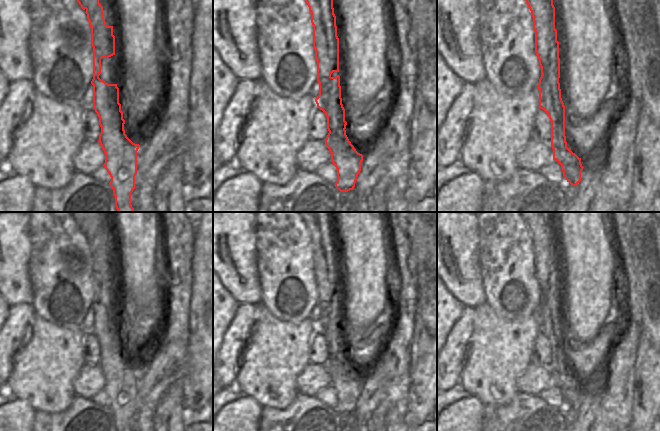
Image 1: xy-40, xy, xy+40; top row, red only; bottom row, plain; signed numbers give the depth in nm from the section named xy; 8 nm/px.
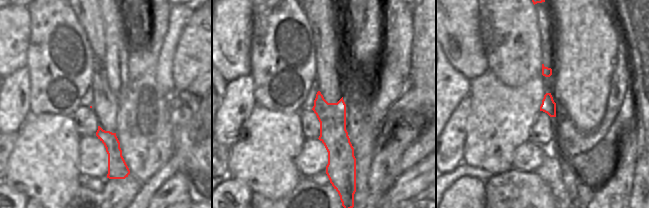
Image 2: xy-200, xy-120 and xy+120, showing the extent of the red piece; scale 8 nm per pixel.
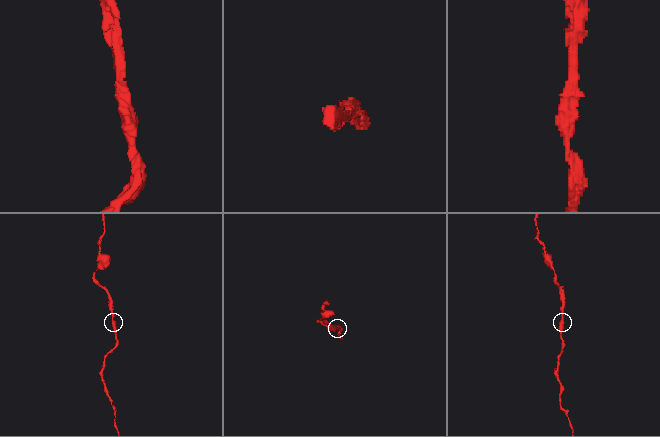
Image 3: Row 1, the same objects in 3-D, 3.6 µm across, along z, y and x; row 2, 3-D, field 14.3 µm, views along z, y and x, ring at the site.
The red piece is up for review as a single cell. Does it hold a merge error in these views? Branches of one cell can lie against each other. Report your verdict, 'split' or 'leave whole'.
leave whole

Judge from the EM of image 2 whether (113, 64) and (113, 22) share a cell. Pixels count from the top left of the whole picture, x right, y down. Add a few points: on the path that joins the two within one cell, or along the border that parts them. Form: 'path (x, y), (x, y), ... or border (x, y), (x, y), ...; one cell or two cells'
path (114, 54), (114, 32); one cell

